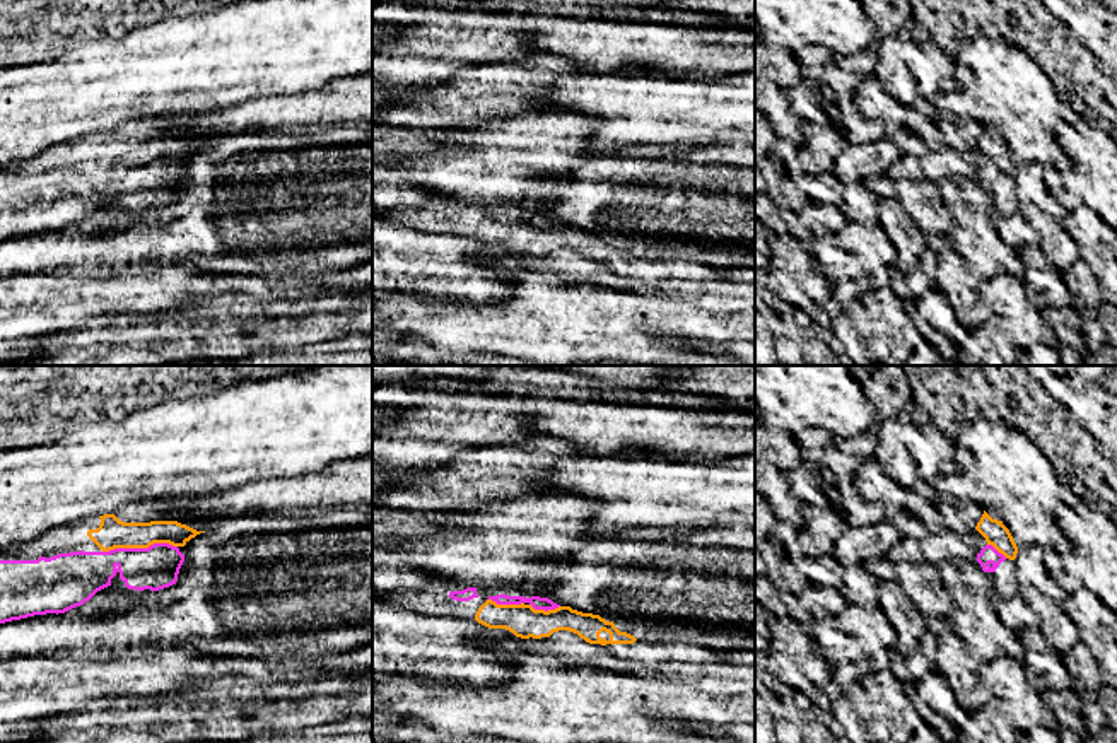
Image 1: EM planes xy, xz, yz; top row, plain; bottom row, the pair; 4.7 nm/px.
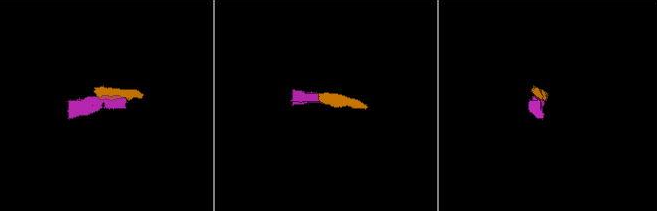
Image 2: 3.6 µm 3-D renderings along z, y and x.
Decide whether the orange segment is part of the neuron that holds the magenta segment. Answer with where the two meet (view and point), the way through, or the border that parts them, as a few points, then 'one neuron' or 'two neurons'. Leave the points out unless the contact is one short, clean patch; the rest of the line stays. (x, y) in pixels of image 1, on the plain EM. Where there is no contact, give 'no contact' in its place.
contact xy (139, 166); way xy (156, 185), (139, 166), (122, 161), (111, 151); one neuron

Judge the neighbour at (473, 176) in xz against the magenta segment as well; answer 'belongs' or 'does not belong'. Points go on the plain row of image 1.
does not belong

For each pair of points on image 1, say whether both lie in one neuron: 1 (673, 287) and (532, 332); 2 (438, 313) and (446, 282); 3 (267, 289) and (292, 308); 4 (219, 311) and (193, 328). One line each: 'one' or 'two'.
1: two
2: two
3: two
4: two

